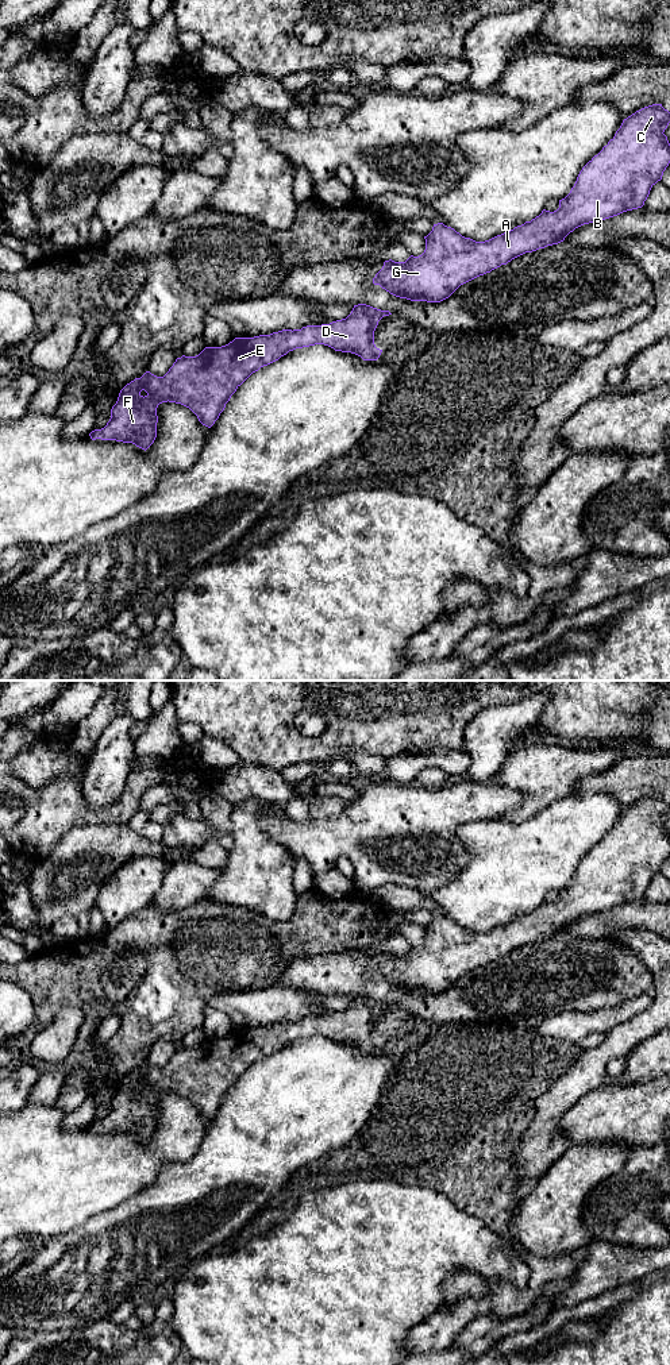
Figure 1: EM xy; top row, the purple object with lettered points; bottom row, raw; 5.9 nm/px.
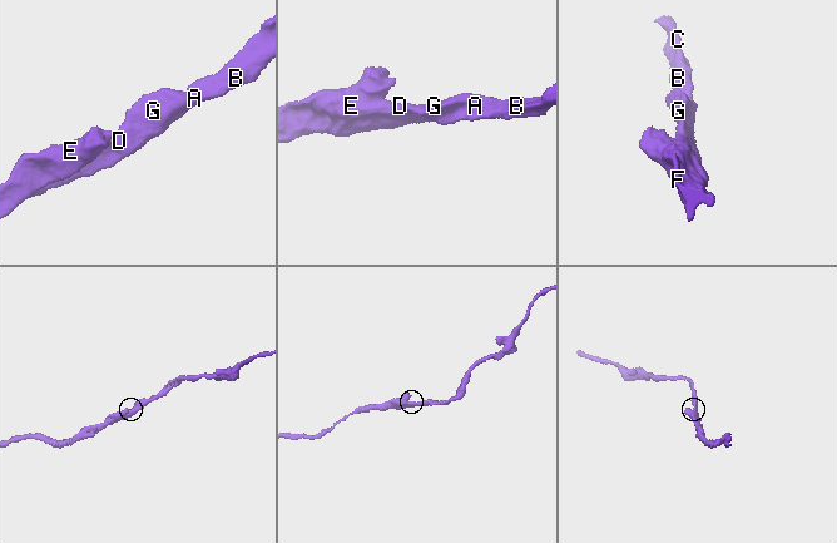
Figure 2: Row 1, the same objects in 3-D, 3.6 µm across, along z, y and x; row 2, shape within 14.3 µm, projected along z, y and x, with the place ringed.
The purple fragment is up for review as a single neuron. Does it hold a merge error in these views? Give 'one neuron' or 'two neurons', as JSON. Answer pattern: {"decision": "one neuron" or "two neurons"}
{"decision": "one neuron"}

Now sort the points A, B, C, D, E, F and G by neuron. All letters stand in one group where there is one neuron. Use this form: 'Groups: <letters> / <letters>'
Groups: A B C D E F G

